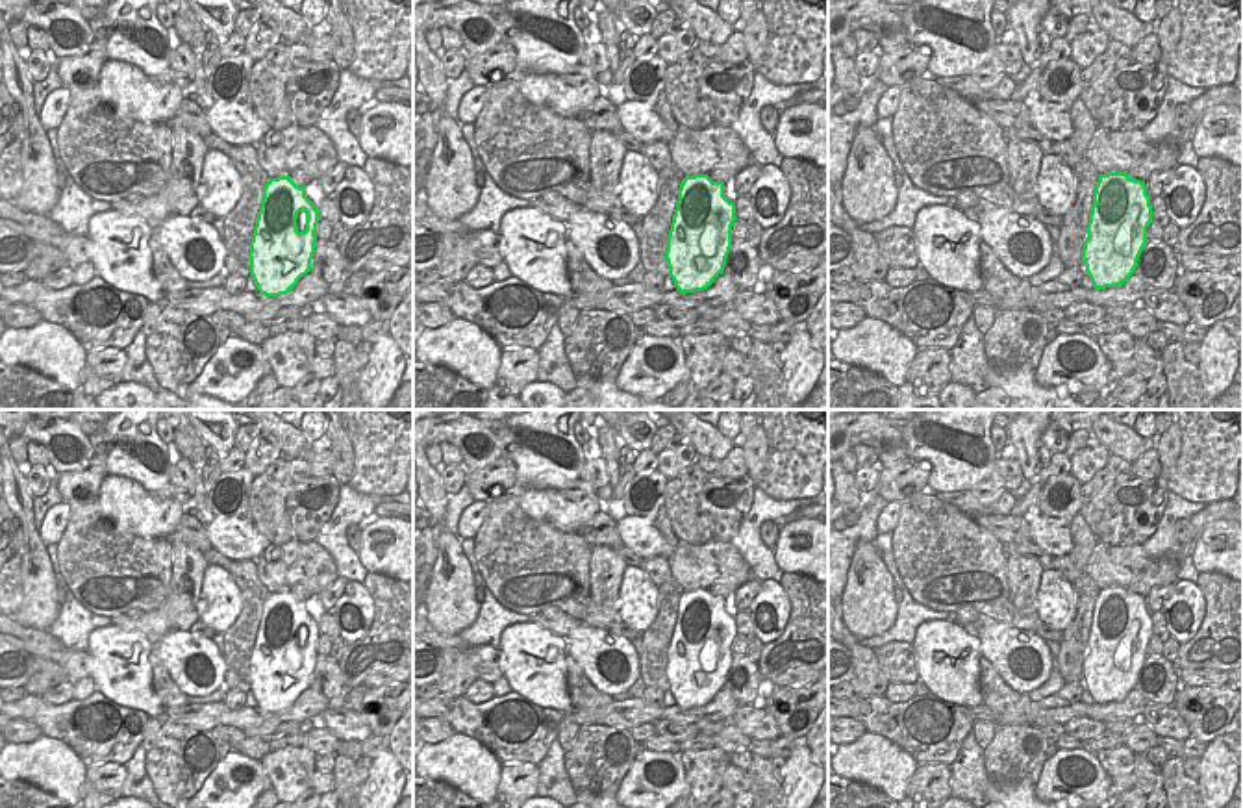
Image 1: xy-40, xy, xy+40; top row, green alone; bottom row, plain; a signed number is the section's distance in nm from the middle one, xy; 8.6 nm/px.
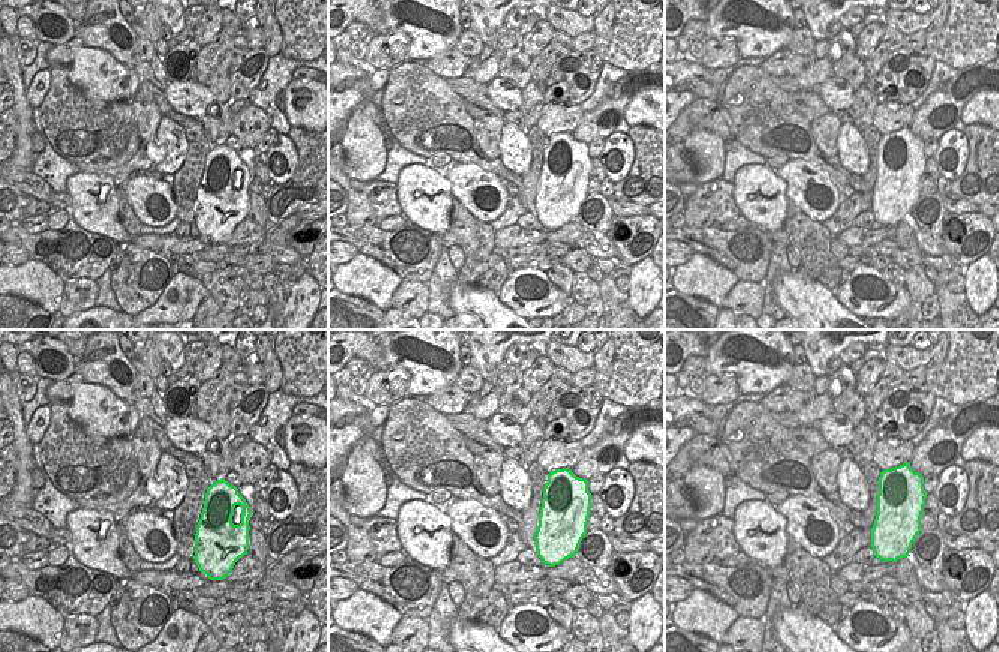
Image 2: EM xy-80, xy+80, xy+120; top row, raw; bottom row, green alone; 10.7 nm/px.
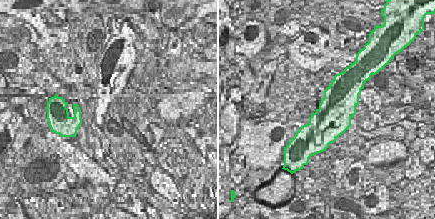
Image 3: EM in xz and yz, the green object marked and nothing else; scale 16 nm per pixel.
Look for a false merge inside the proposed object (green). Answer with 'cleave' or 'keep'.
keep

